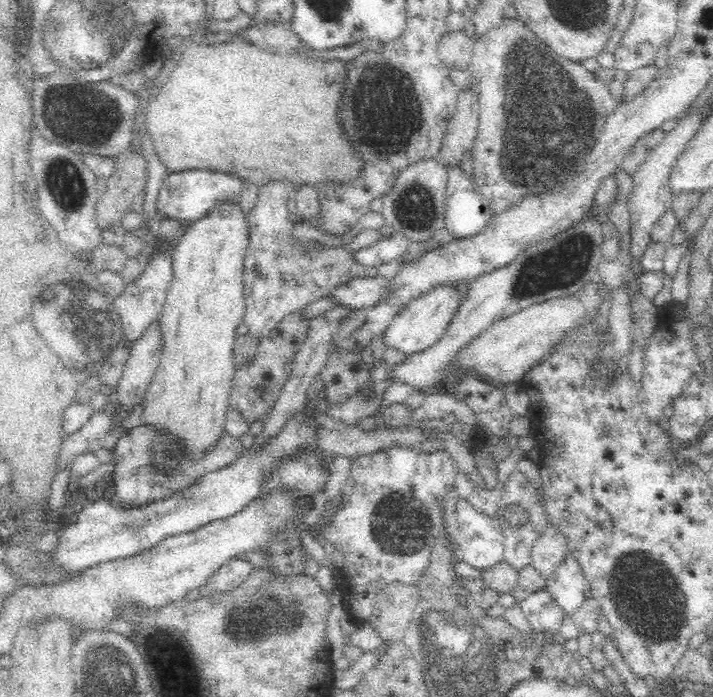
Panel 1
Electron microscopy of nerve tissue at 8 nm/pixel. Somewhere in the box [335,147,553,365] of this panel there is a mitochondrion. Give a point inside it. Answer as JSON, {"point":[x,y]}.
{"point":[416,209]}

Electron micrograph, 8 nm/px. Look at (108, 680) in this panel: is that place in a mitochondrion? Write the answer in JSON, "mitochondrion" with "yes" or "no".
{"mitochondrion":"yes"}

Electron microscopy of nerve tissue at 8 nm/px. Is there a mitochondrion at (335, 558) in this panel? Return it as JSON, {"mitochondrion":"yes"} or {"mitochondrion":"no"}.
{"mitochondrion":"no"}

